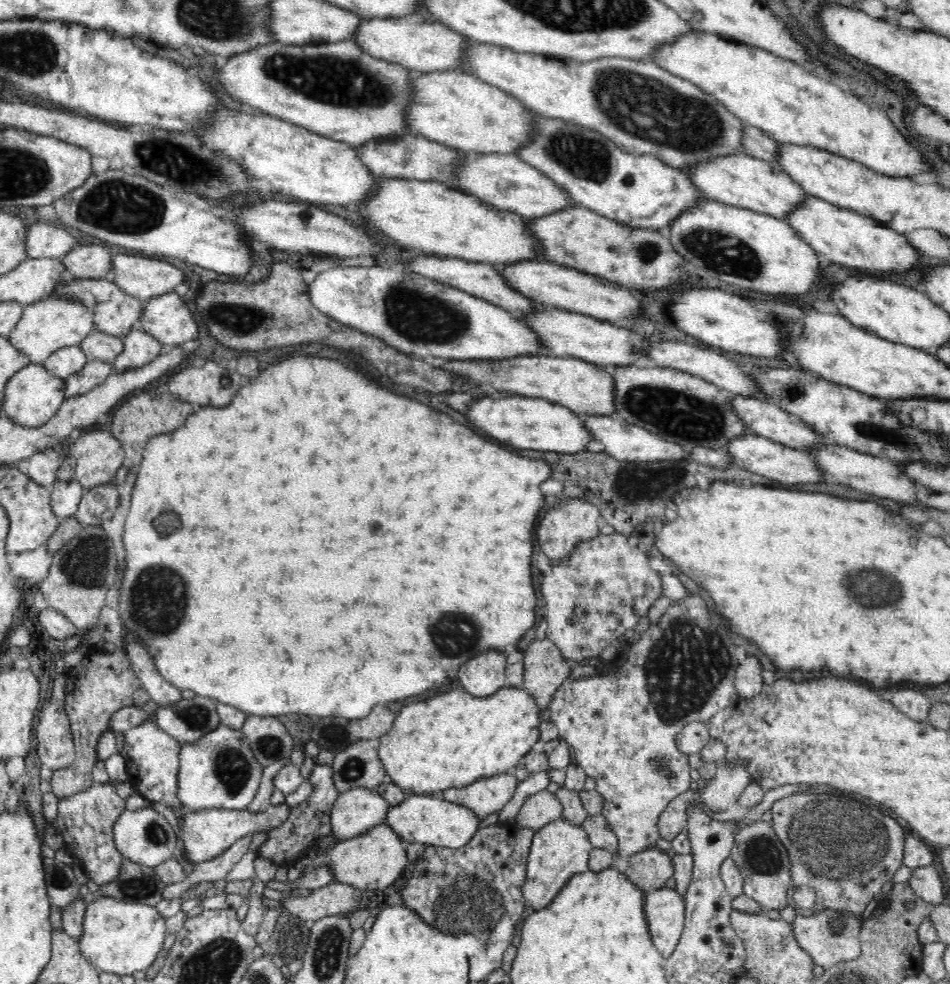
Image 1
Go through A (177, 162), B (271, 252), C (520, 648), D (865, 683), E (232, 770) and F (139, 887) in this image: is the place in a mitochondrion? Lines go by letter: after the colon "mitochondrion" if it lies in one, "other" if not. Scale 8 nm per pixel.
A: mitochondrion
B: other
C: other
D: other
E: mitochondrion
F: mitochondrion

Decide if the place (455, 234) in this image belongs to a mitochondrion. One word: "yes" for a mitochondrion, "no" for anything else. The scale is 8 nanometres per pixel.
no

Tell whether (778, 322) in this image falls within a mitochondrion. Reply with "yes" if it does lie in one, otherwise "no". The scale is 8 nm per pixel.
no

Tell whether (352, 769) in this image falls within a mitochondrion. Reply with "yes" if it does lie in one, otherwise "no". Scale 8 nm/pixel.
yes

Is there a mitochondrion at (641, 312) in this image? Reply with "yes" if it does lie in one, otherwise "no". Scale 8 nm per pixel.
no

